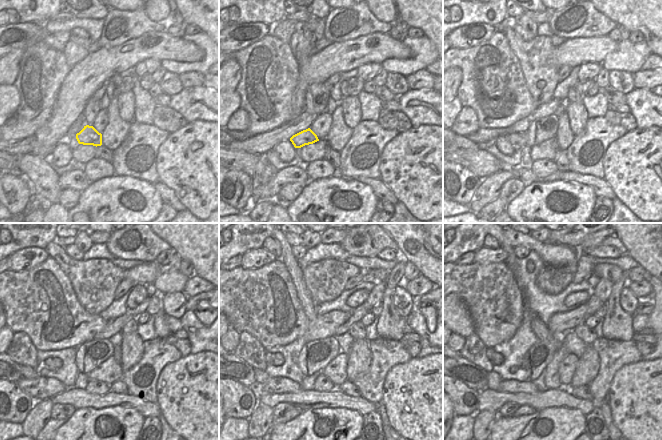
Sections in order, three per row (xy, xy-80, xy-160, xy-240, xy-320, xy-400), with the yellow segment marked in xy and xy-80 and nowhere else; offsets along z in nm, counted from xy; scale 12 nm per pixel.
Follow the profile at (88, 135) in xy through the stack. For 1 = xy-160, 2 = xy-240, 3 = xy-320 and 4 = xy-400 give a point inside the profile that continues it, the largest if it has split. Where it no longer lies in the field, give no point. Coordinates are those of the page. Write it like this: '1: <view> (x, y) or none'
1: xy-160 (518, 140)
2: xy-240 (58, 363)
3: xy-320 (278, 358)
4: xy-400 (497, 359)

